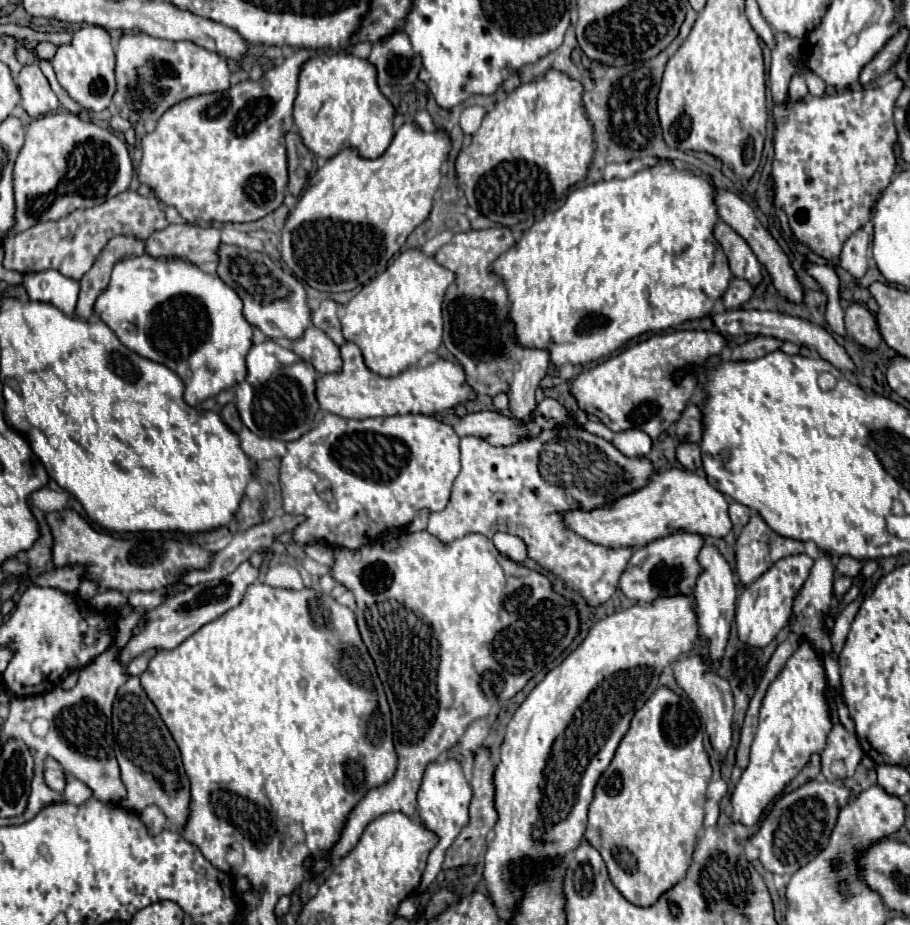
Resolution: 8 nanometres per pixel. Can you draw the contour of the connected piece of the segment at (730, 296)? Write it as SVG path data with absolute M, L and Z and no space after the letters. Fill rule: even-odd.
M733 278L729 282L729 288L723 296L723 302L727 308L739 308L741 304L745 304L749 298L753 296L753 286L747 280L741 278Z

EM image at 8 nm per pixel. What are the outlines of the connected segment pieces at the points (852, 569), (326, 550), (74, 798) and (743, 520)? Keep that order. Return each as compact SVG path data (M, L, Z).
M841 556L841 558L837 558L835 564L837 564L839 574L851 576L851 578L855 578L863 568L863 560L857 560L857 558L851 558L851 556Z
M315 542L315 544L307 544L305 546L305 554L309 558L313 558L315 562L323 564L323 566L329 566L333 564L333 548L325 542Z
M69 776L69 784L63 790L63 800L71 802L71 804L85 804L89 798L93 796L91 788L87 784L83 784L81 780Z
M729 502L729 516L731 516L731 522L733 522L733 530L735 534L751 520L751 510L743 504L737 504L737 502Z

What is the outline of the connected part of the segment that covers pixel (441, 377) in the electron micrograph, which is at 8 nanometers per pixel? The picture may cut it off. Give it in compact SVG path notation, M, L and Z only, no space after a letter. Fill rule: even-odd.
M353 342L339 346L343 366L339 372L323 374L315 382L315 396L321 410L343 416L343 418L377 418L377 416L397 416L397 414L433 414L445 408L453 408L459 402L475 398L475 392L465 382L465 372L461 366L449 360L437 360L431 366L413 366L393 378L383 378L373 374L361 356L361 350Z

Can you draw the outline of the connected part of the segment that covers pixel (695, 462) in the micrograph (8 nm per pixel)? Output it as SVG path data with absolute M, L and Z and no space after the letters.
M679 444L677 446L677 460L691 472L701 472L701 450L697 444Z

